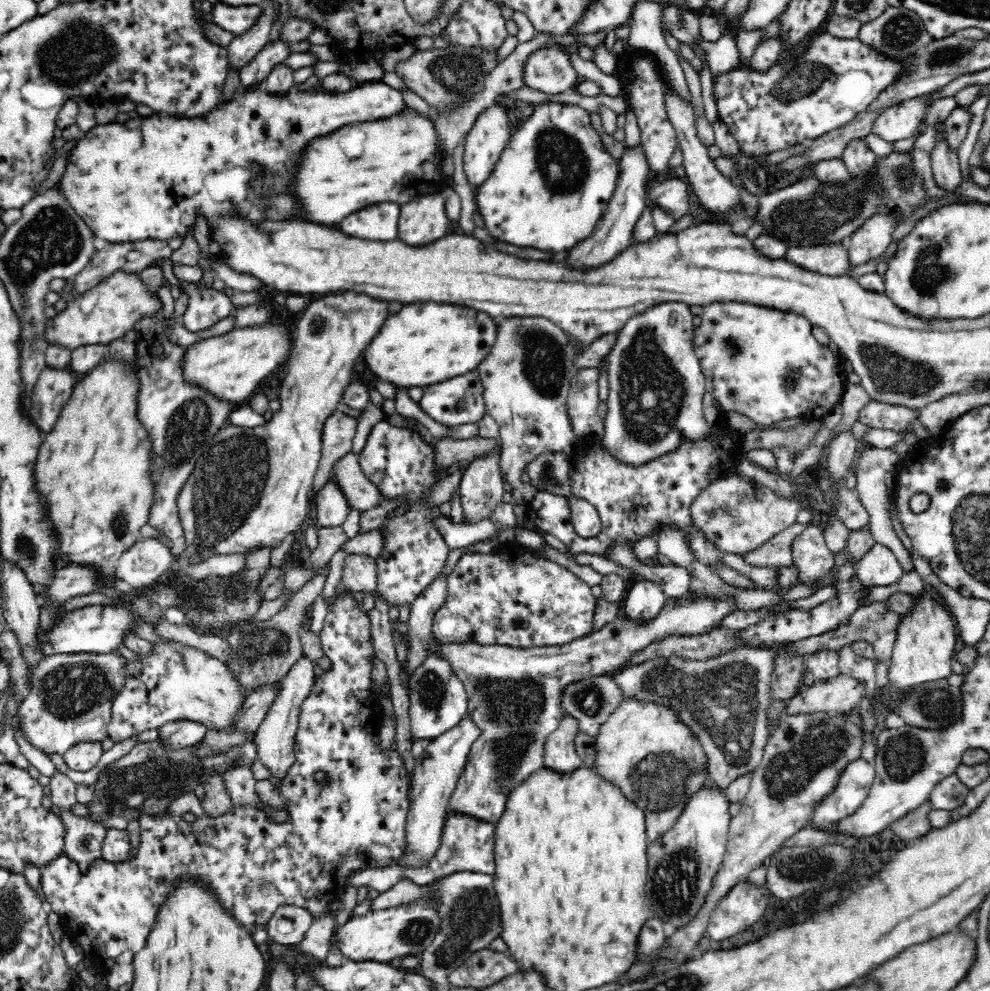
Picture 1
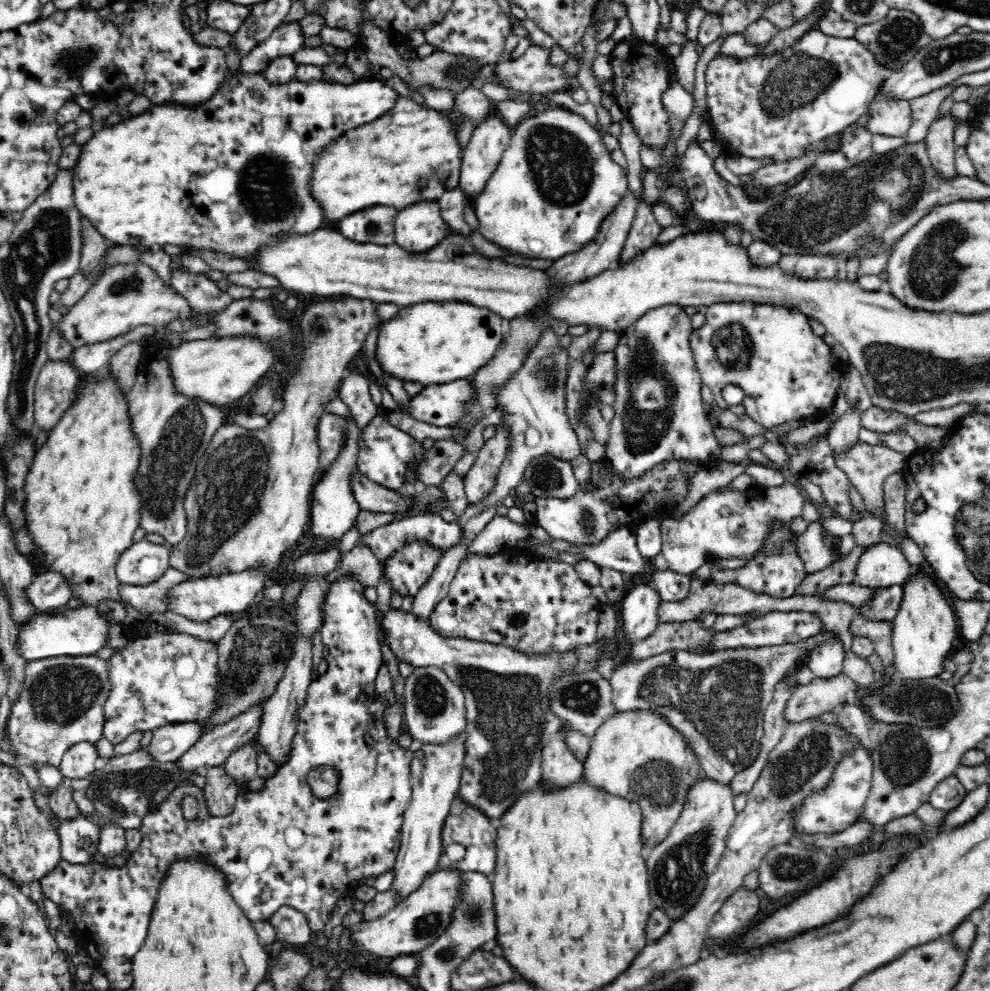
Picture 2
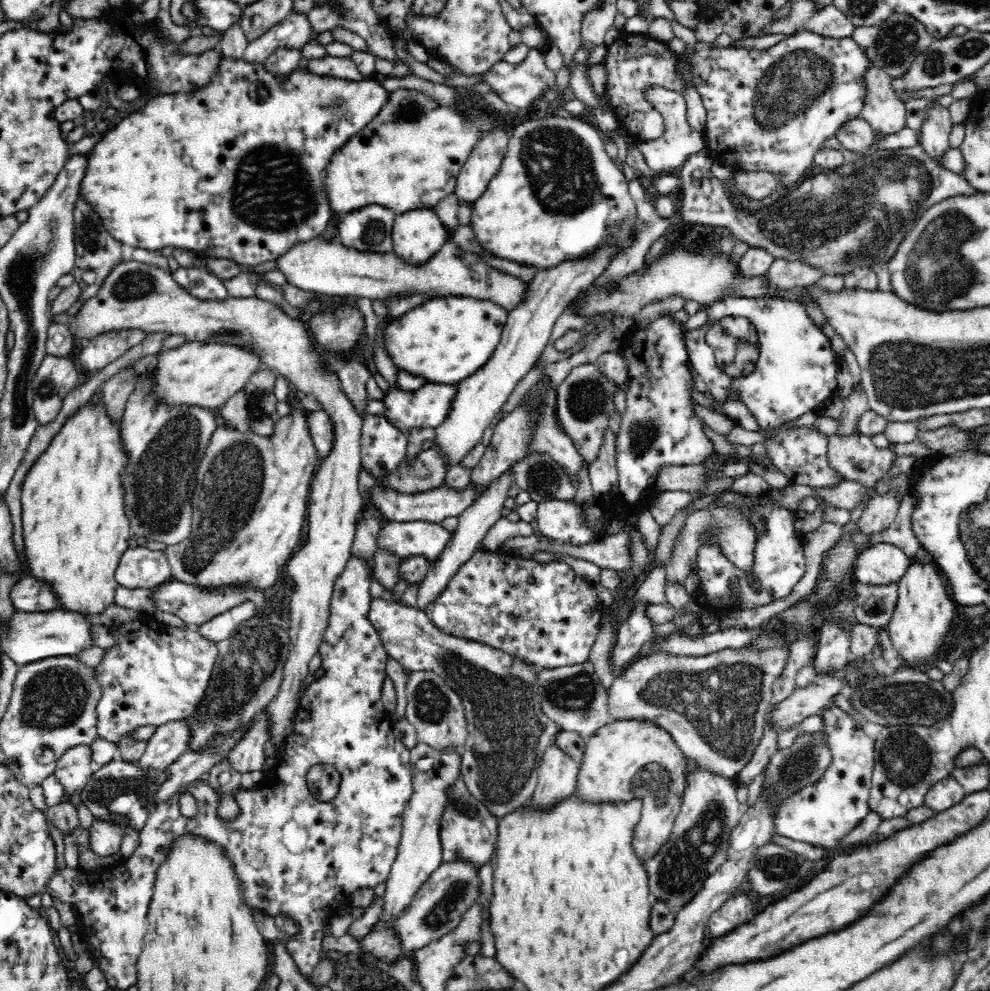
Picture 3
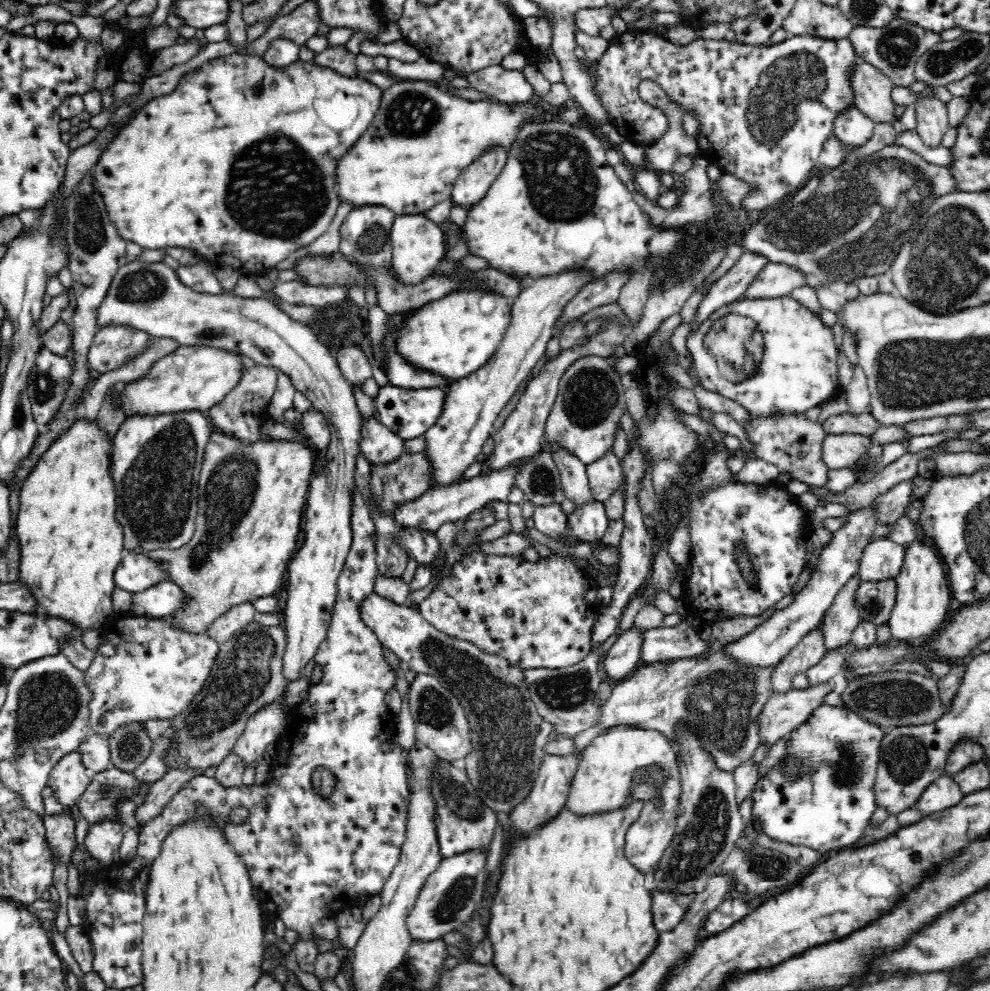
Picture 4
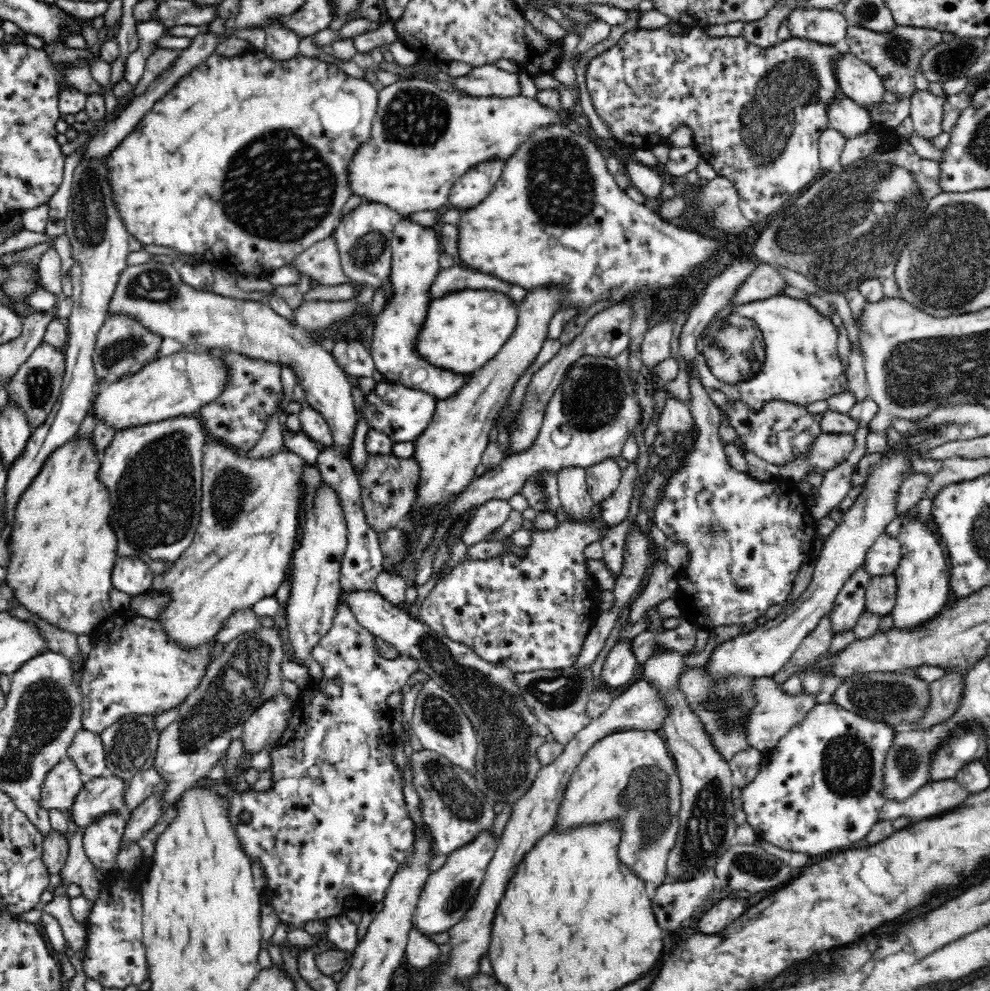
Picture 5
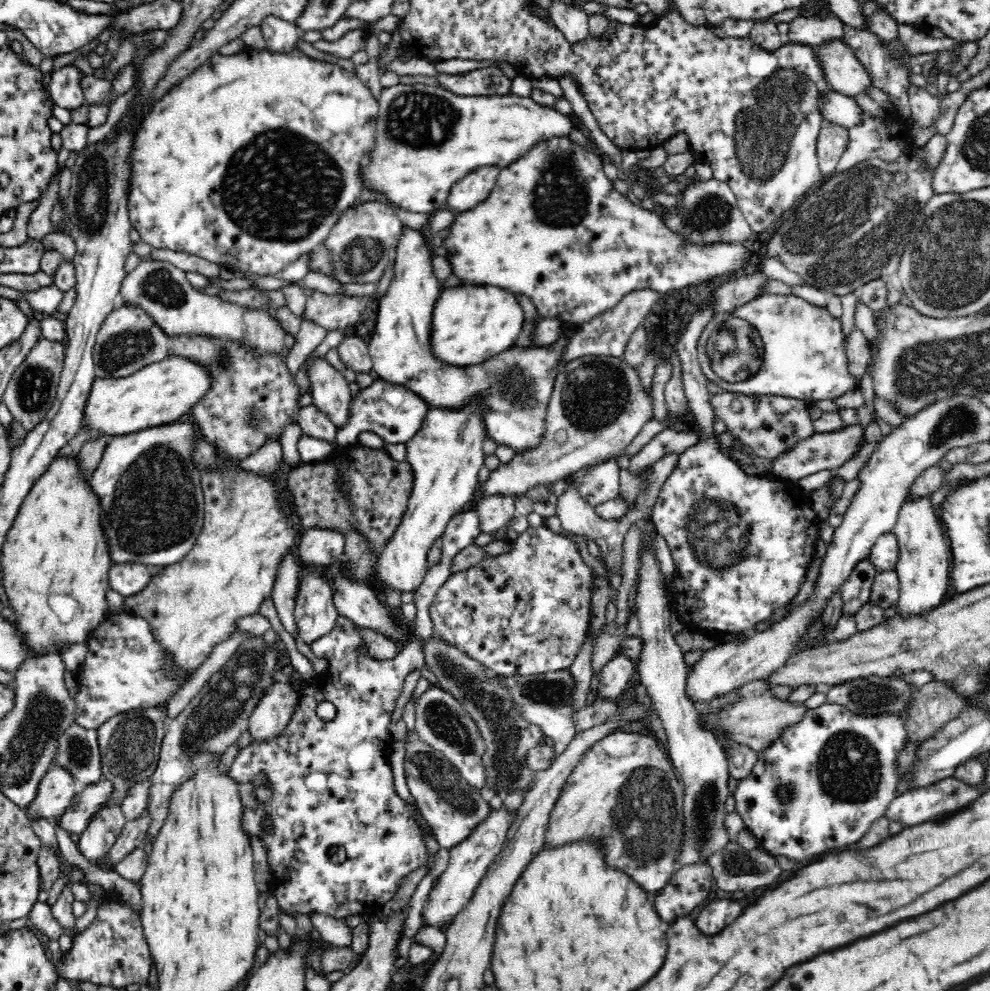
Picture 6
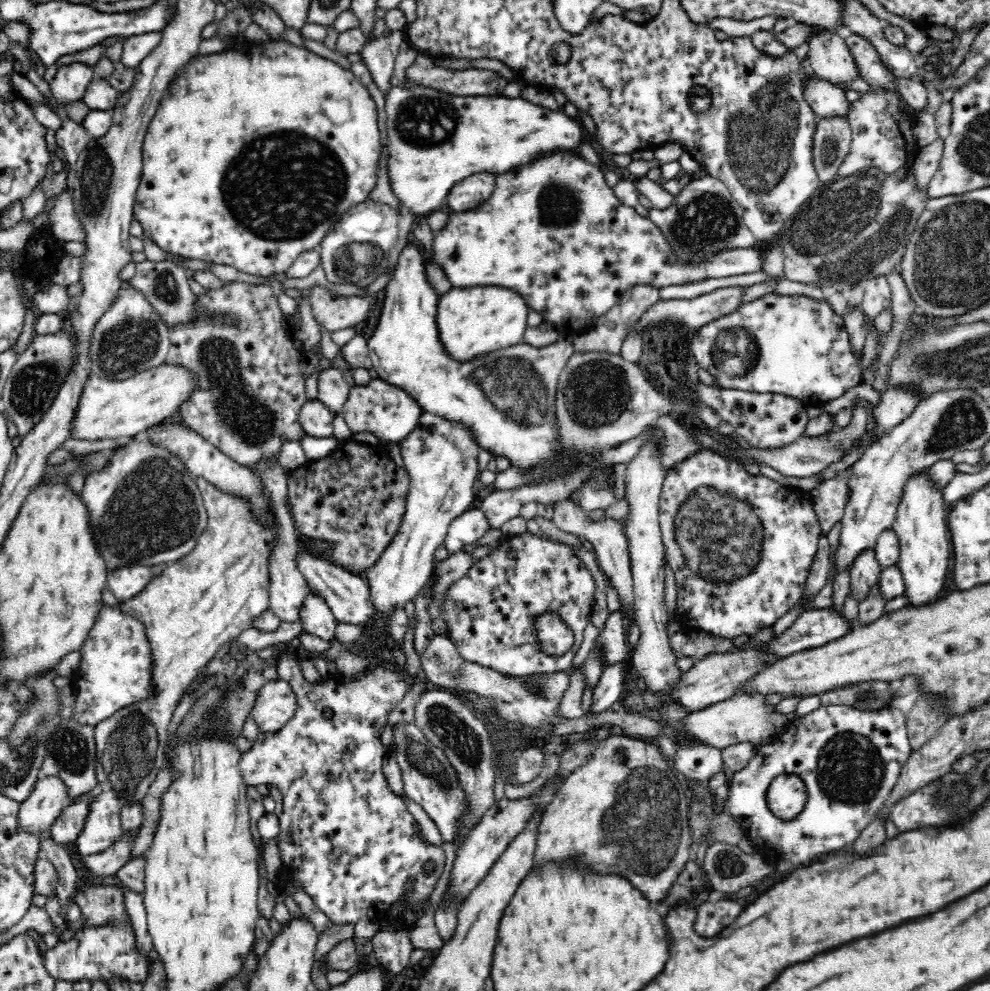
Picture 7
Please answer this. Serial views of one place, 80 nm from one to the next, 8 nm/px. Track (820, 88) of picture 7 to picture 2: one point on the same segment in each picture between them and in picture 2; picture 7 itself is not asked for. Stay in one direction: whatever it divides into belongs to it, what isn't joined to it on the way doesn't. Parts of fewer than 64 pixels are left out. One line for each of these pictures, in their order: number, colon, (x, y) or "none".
2: (856, 142)
3: (856, 134)
4: (852, 126)
5: (846, 116)
6: (836, 107)

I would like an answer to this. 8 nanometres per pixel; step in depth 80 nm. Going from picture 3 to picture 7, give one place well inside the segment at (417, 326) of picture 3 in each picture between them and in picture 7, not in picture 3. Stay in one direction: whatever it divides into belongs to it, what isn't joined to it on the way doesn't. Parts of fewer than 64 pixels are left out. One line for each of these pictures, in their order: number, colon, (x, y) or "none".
4: (455, 335)
5: (465, 329)
6: (471, 323)
7: (471, 321)

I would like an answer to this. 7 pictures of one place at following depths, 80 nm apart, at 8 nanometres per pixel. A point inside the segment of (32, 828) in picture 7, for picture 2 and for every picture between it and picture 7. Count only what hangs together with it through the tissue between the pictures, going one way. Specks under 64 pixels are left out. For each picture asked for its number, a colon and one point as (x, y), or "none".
2: (77, 763)
3: (72, 769)
4: (67, 781)
5: (61, 786)
6: (56, 789)

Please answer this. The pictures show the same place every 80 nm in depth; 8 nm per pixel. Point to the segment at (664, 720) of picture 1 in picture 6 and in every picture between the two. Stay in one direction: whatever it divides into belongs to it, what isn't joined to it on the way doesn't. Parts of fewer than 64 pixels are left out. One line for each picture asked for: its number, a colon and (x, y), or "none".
2: (635, 755)
3: (625, 760)
4: (624, 764)
5: (628, 777)
6: (625, 795)

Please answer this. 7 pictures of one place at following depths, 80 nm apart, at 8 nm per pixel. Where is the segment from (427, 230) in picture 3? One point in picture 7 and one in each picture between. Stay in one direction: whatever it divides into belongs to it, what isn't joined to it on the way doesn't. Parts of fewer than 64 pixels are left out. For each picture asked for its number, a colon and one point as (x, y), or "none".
4: (418, 245)
5: (415, 249)
6: (511, 390)
7: (505, 399)

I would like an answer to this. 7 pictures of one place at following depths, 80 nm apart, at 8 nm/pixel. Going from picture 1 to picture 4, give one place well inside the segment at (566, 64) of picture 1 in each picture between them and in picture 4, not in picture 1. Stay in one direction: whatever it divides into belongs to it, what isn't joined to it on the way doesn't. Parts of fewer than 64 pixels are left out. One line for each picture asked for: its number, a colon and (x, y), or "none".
2: (532, 74)
3: (518, 86)
4: (497, 83)

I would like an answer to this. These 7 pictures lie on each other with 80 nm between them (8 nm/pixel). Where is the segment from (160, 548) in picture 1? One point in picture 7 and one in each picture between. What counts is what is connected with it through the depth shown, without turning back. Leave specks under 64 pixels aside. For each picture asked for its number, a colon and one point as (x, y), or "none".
2: (143, 563)
3: (143, 567)
4: (135, 573)
5: (130, 575)
6: (127, 579)
7: (126, 582)

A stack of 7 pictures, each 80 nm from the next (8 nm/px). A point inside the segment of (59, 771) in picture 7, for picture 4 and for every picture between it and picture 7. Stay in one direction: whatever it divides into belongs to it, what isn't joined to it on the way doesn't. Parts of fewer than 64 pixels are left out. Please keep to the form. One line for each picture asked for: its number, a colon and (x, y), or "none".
4: (94, 751)
5: (86, 750)
6: (78, 752)

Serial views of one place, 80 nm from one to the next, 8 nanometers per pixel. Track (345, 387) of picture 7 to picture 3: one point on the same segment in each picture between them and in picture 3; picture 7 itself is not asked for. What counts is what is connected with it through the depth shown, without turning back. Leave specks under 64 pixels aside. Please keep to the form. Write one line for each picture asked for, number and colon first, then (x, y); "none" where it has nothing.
3: (136, 295)
4: (150, 297)
5: (153, 293)
6: (331, 393)

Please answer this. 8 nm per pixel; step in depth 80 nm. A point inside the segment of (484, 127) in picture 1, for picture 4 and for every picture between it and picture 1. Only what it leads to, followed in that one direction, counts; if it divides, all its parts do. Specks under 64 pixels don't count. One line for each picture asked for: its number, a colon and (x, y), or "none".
2: (482, 154)
3: (485, 160)
4: (471, 186)

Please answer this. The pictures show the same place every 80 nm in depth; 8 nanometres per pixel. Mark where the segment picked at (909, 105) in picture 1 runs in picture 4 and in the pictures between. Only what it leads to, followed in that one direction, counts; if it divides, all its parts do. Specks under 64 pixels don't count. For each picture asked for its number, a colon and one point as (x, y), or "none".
2: (887, 116)
3: (882, 109)
4: (871, 88)

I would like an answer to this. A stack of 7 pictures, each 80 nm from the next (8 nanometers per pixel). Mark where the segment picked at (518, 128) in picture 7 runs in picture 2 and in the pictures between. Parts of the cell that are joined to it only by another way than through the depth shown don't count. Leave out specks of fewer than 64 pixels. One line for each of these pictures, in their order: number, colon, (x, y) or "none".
2: (411, 154)
3: (409, 156)
4: (422, 137)
5: (423, 138)
6: (428, 138)

